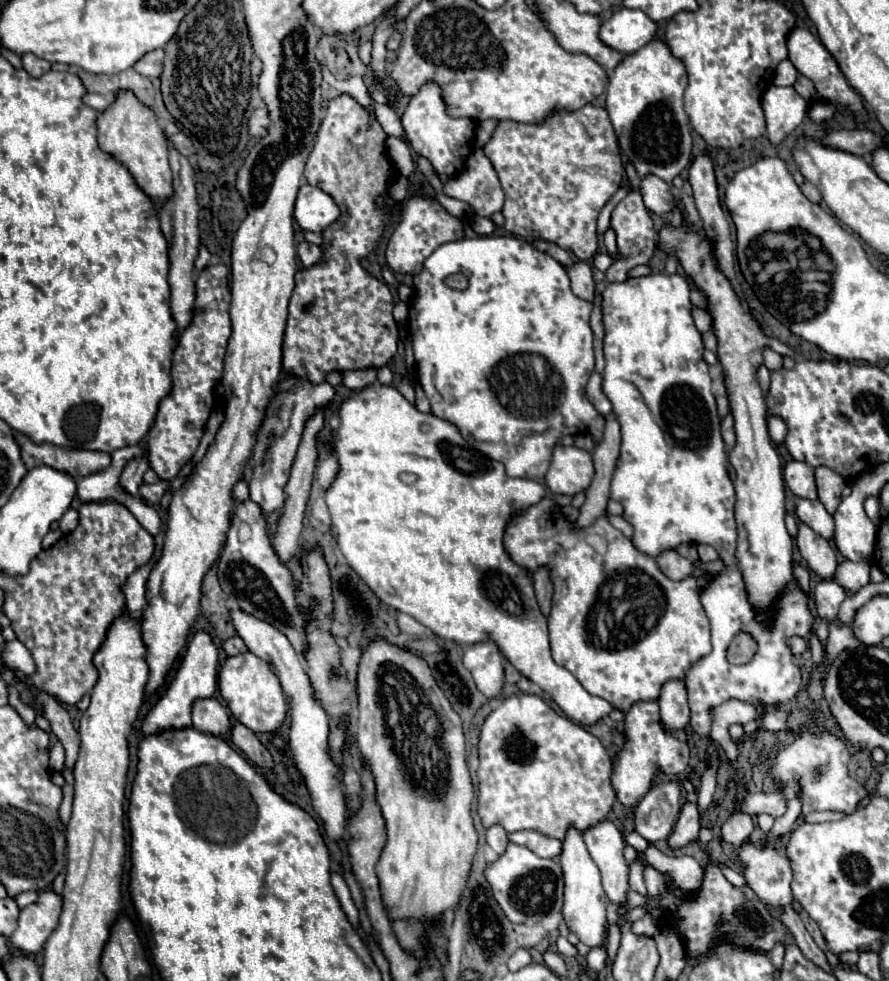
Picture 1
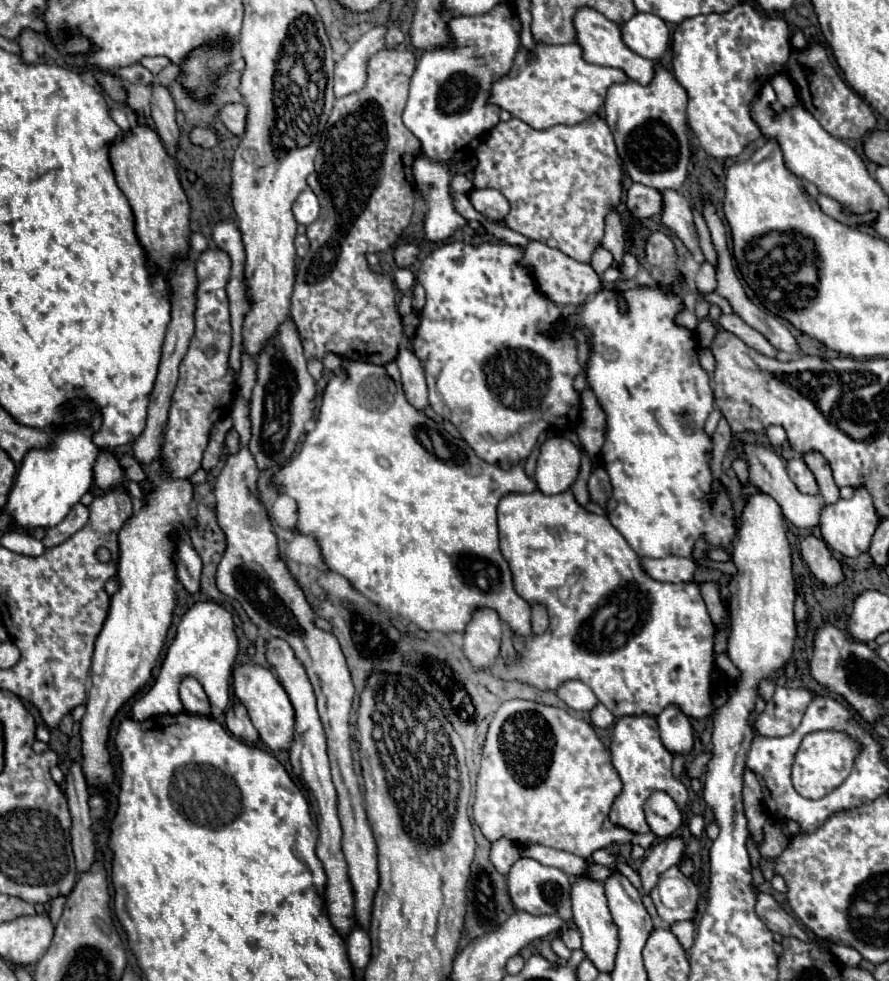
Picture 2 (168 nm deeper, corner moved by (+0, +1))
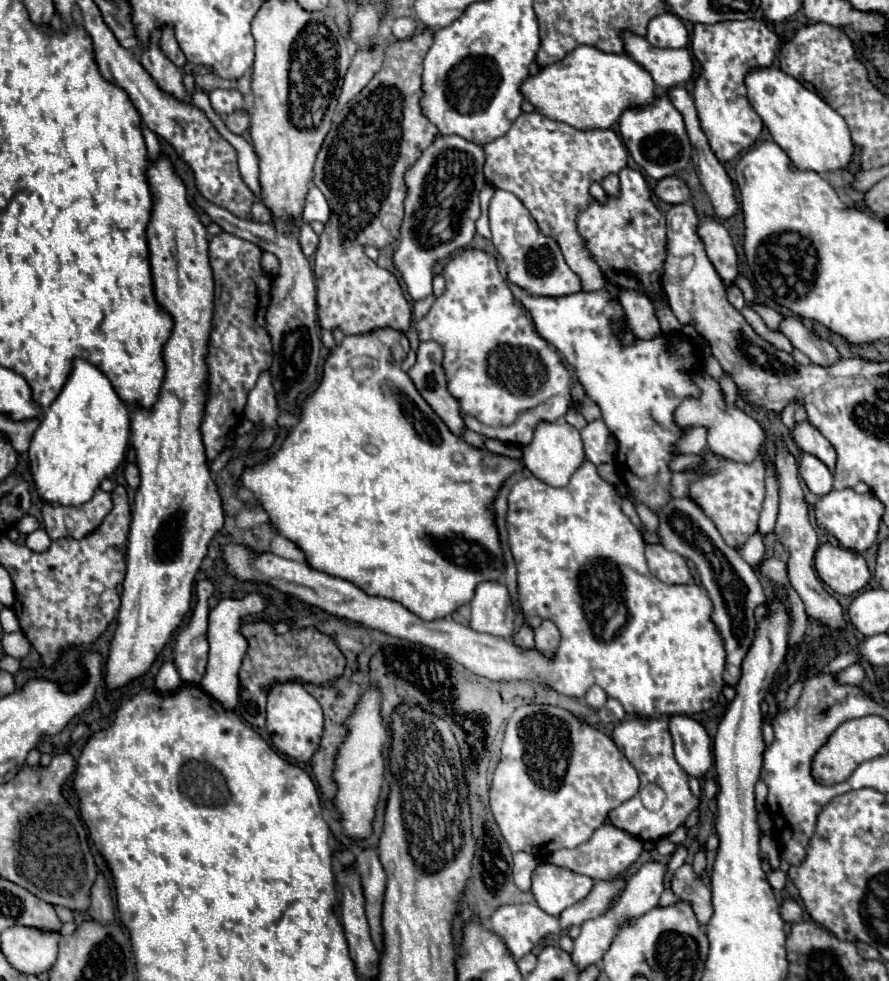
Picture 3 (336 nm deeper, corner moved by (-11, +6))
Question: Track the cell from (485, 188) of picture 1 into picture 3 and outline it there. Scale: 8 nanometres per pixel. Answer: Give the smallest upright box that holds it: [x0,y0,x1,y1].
[489,190,581,296]

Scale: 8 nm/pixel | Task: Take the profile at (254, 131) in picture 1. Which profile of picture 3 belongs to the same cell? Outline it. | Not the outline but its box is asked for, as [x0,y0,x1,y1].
[209,90,243,116]

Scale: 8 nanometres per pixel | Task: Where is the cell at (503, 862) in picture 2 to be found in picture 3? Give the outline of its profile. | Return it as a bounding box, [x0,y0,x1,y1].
[513,852,539,892]

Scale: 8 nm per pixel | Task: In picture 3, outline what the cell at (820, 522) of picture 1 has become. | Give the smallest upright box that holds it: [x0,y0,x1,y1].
[675,372,765,462]

